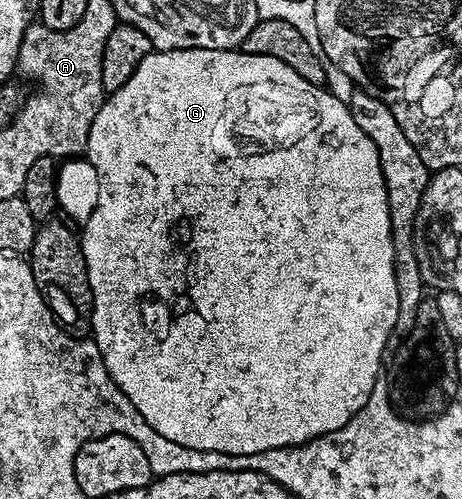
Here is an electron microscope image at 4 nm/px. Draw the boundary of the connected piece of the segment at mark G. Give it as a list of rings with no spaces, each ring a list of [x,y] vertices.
[[[238,48],[233,50],[159,50],[144,56],[136,72],[132,72],[128,84],[113,91],[103,101],[100,112],[96,112],[96,120],[92,120],[85,157],[95,166],[101,178],[96,208],[80,230],[90,291],[94,297],[94,311],[90,314],[92,340],[100,348],[100,356],[108,368],[111,380],[117,384],[120,392],[154,394],[150,396],[150,414],[156,414],[156,426],[158,430],[166,434],[166,438],[174,438],[174,442],[186,442],[186,446],[210,446],[210,450],[214,450],[214,398],[218,398],[218,402],[226,398],[226,406],[230,406],[230,442],[238,442],[238,434],[246,434],[246,430],[250,430],[250,450],[266,450],[266,446],[282,446],[282,442],[302,442],[302,438],[310,438],[310,434],[318,434],[318,430],[334,430],[334,426],[342,426],[342,422],[346,422],[350,414],[354,414],[354,411],[360,412],[360,408],[368,404],[368,396],[372,396],[374,385],[380,381],[381,374],[378,373],[382,370],[382,357],[386,354],[390,334],[395,333],[394,325],[400,312],[400,292],[396,288],[392,216],[388,210],[388,188],[384,184],[380,156],[376,152],[376,144],[372,144],[364,128],[360,128],[360,124],[352,120],[347,103],[341,102],[335,94],[330,93],[329,89],[308,84],[308,80],[292,72],[288,64],[267,54],[264,56],[243,54]]]

